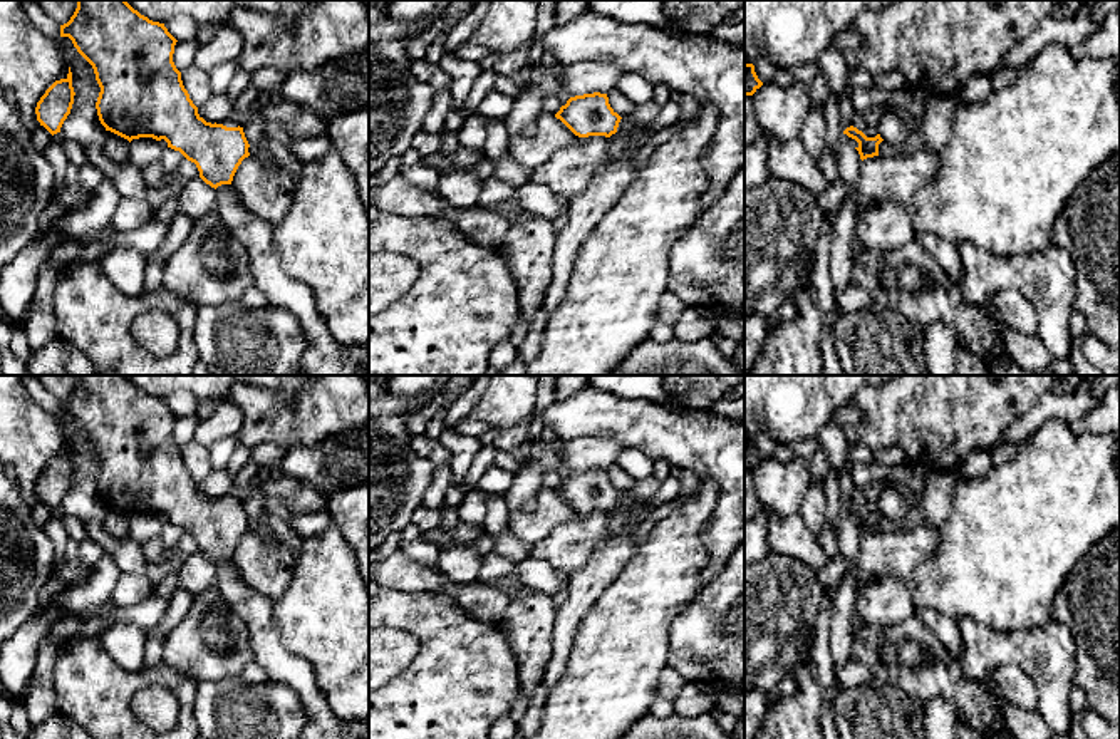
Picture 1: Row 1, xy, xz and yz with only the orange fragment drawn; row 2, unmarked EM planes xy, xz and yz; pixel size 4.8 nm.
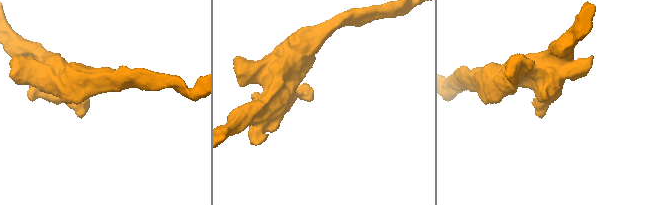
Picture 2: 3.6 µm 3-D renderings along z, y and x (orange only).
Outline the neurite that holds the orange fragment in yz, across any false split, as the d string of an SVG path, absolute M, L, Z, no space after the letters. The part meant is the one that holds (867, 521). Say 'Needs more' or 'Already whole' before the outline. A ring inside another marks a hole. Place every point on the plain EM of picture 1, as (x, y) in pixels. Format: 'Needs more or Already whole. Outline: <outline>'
Already whole. Outline: M853 501L847 503L843 509L858 518L855 525L858 526L862 536L867 533L879 531L879 519L884 516L880 509L877 509L875 513L867 513L862 506Z

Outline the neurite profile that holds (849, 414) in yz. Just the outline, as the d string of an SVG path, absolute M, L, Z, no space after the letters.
M850 402L850 404L837 409L832 414L830 422L833 422L837 426L843 426L843 424L855 424L855 426L858 426L862 419L863 419L862 411L855 406L855 402Z

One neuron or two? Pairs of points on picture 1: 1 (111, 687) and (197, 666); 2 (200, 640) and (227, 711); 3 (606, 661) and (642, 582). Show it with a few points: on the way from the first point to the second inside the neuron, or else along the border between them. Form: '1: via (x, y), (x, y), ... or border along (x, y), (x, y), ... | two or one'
1: border along (161, 662), (197, 681) | two
2: border along (238, 676), (197, 682) | two
3: via (622, 640), (631, 619), (642, 602) | one

